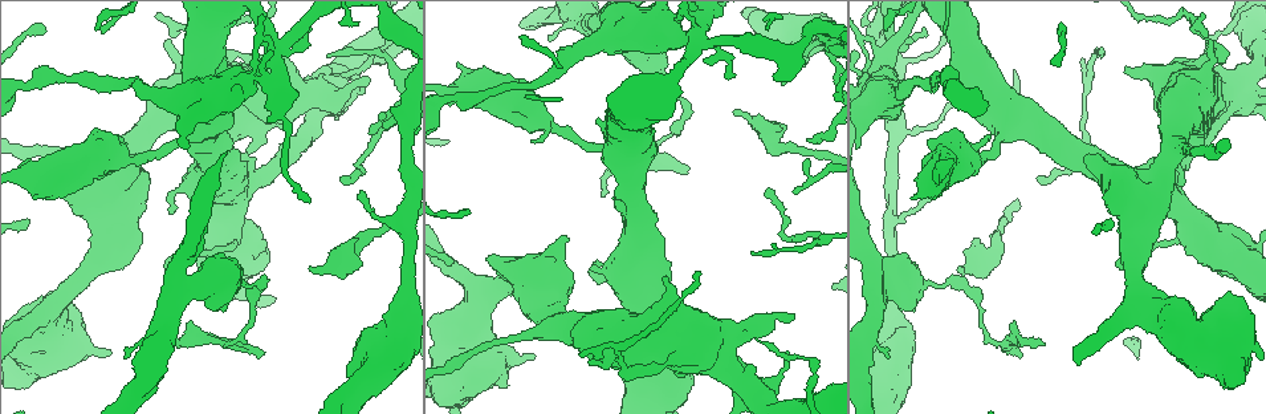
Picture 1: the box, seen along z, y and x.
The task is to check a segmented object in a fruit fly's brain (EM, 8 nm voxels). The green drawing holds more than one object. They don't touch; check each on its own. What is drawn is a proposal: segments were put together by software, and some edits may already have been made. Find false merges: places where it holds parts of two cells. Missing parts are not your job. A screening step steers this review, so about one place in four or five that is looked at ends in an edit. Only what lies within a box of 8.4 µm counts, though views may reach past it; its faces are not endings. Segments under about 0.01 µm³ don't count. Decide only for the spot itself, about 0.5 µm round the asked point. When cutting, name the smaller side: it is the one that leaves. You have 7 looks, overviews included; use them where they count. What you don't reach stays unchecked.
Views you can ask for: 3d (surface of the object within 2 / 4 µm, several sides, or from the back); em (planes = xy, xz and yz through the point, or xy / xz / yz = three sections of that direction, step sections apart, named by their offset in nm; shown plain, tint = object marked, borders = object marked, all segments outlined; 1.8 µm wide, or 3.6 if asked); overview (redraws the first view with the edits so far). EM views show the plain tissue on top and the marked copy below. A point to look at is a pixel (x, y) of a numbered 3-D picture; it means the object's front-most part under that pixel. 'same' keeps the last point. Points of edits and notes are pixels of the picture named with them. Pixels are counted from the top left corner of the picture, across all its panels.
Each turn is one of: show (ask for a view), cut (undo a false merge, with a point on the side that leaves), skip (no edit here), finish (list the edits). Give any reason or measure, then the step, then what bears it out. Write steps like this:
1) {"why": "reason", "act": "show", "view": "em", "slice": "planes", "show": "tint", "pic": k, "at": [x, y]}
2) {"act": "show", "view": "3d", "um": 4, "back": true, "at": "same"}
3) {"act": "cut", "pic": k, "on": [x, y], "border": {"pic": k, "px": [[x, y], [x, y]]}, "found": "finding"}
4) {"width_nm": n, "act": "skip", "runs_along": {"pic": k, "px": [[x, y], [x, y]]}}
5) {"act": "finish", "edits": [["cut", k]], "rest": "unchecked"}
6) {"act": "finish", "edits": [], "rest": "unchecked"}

{"why": "calibre changes", "act": "show", "view": "em", "um": 3.6, "slice": "xz", "step": 8, "show": "tint", "pic": 1, "at": [1231, 354]}

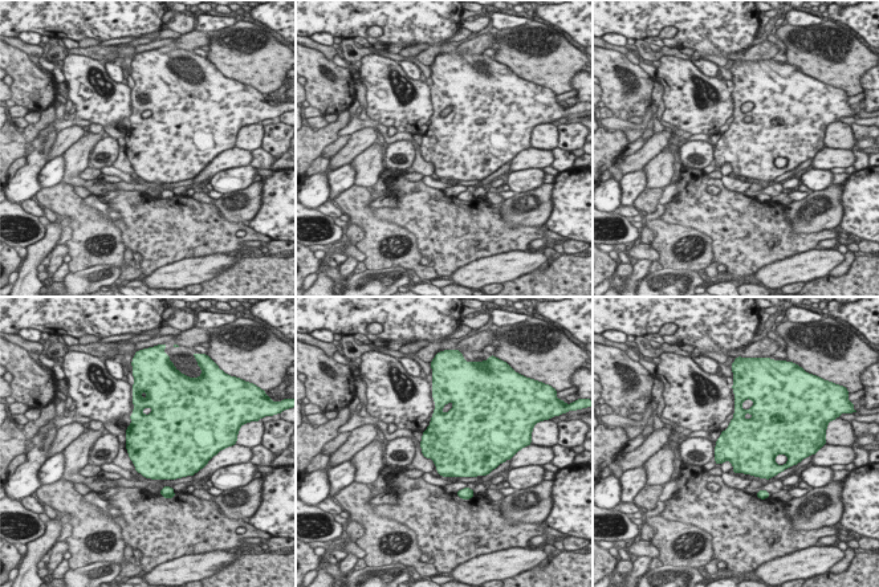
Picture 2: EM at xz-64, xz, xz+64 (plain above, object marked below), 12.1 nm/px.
{"act": "show", "view": "em", "um": 3.6, "slice": "planes", "show": "tint", "at": "same"}

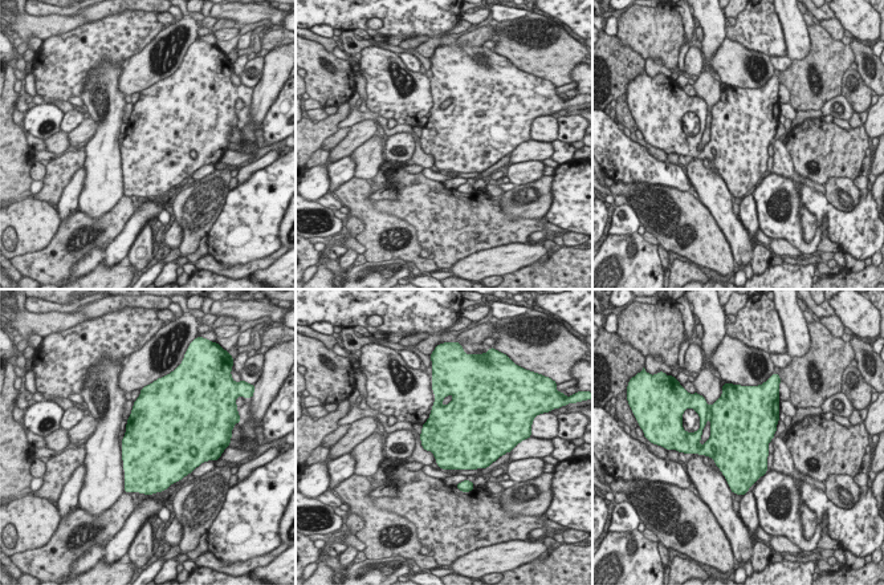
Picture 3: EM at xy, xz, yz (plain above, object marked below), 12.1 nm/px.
{"act": "skip", "found": "continuous, no second cell"}

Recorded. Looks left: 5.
{"why": "closes a loop", "act": "show", "view": "3d", "um": 4, "pic": 1, "at": [1218, 250]}

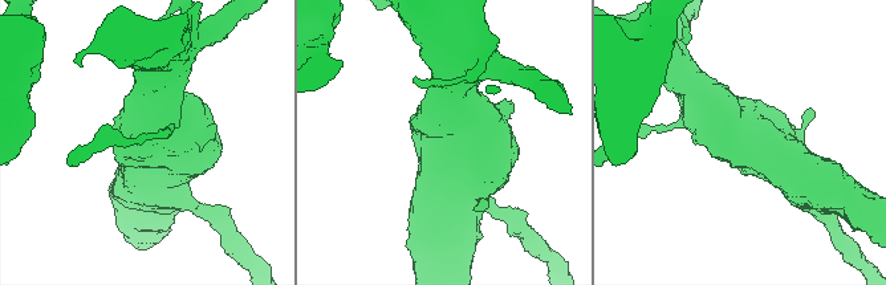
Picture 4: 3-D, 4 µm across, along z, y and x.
{"act": "show", "view": "em", "um": 3.6, "slice": "xz", "step": 8, "show": "borders", "pic": 4, "at": [149, 141]}

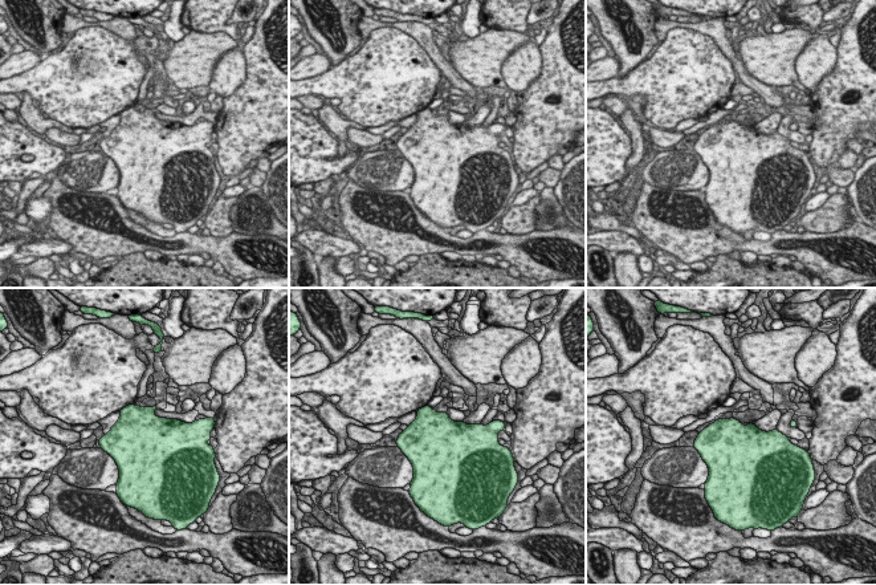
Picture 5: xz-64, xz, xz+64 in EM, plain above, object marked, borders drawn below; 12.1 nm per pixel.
{"act": "skip", "found": "all the same cell"}

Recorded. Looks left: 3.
{"why": "three arms meet", "act": "show", "view": "em", "slice": "planes", "show": "tint", "pic": 1, "at": [881, 291]}

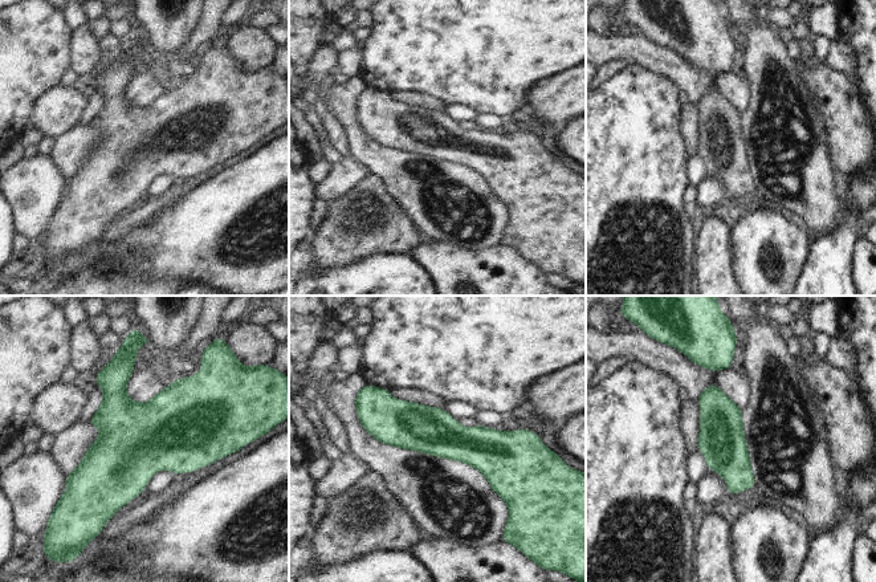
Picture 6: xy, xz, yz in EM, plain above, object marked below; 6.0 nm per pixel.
{"act": "skip", "found": "continuous, no second cell"}

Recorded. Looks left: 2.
{"act": "finish", "edits": [], "rest": "unchecked"}

